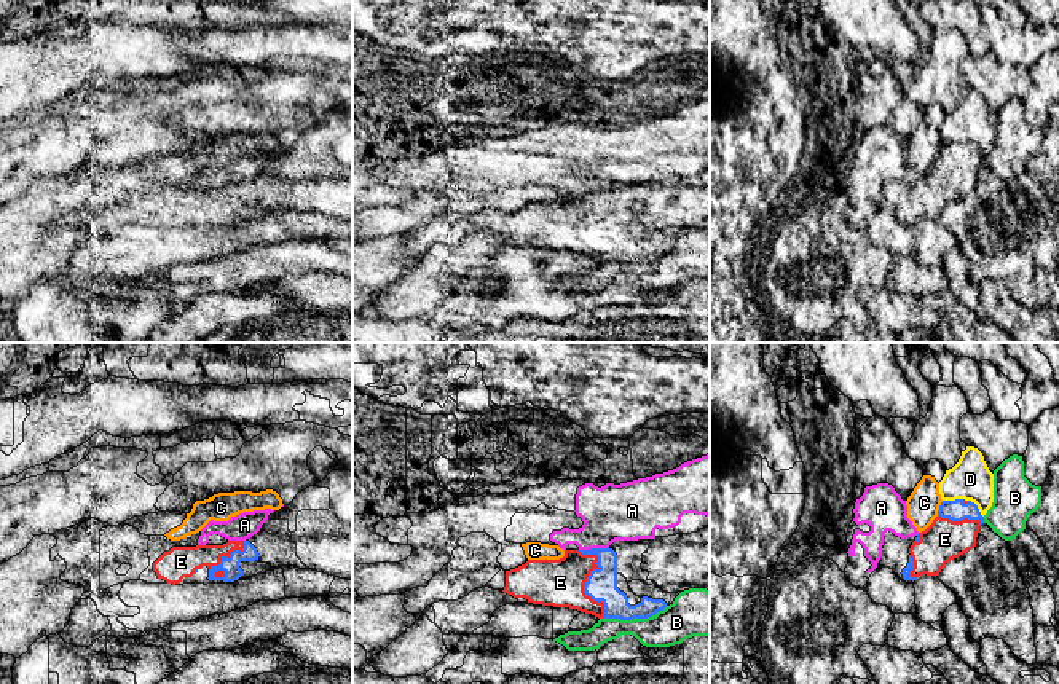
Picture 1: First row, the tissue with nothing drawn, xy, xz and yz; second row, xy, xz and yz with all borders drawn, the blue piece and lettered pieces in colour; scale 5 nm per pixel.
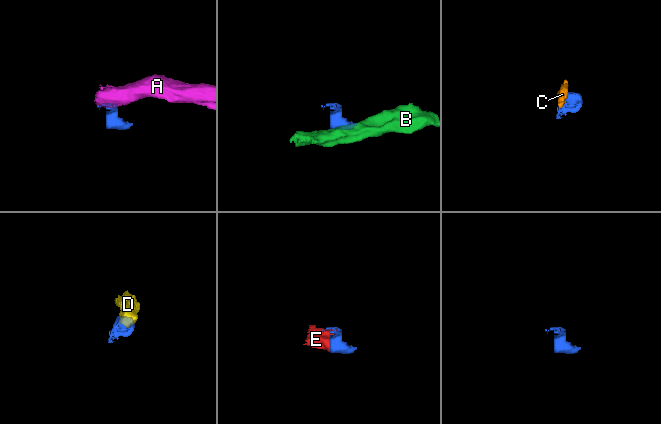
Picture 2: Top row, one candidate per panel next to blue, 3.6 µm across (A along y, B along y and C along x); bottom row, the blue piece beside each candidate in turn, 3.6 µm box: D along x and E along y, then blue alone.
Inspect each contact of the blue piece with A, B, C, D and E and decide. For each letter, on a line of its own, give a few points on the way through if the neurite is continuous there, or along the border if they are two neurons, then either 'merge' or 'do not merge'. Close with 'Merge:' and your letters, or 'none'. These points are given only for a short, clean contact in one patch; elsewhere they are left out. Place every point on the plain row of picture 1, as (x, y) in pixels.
A: border xz (608, 188), (579, 193); do not merge
B: border xz (667, 249), (646, 260), (603, 262); do not merge
C: border yz (943, 144), (936, 158); do not merge
D: border yz (967, 142), (976, 149), (983, 160); do not merge
E: merge
Merge: E

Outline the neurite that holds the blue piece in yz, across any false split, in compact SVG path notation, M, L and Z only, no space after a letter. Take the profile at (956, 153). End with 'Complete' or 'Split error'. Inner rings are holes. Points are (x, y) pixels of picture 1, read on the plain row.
M943 143L938 159L912 185L903 222L914 225L923 217L938 218L946 206L976 190L982 166L984 159L974 145Z. Split error

